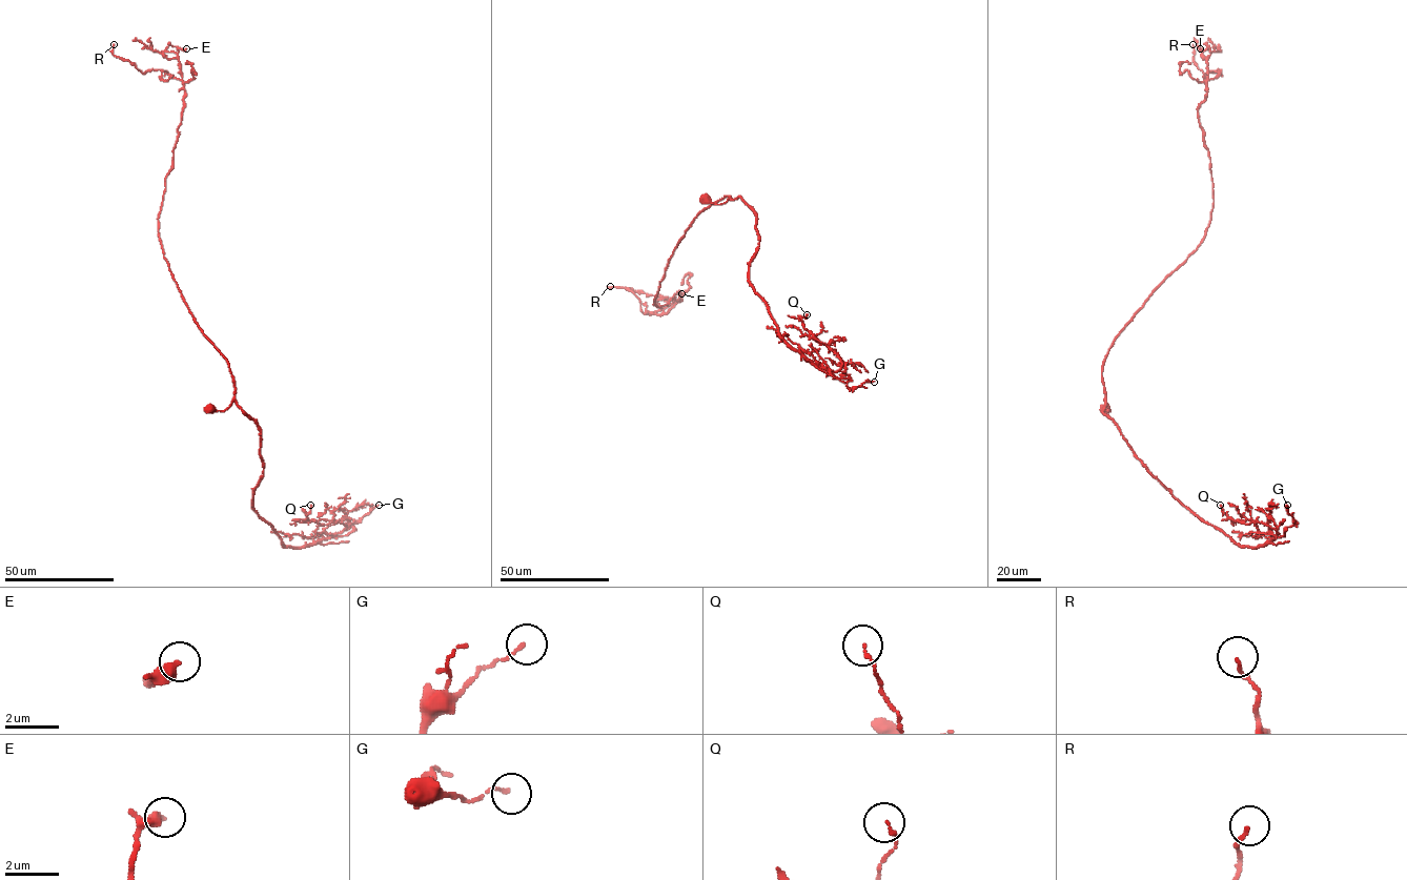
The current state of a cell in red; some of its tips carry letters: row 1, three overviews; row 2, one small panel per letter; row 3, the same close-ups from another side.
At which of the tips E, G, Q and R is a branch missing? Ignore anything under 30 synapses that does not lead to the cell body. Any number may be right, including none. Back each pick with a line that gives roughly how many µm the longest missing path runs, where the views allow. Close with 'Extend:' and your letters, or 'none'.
Extend: none

